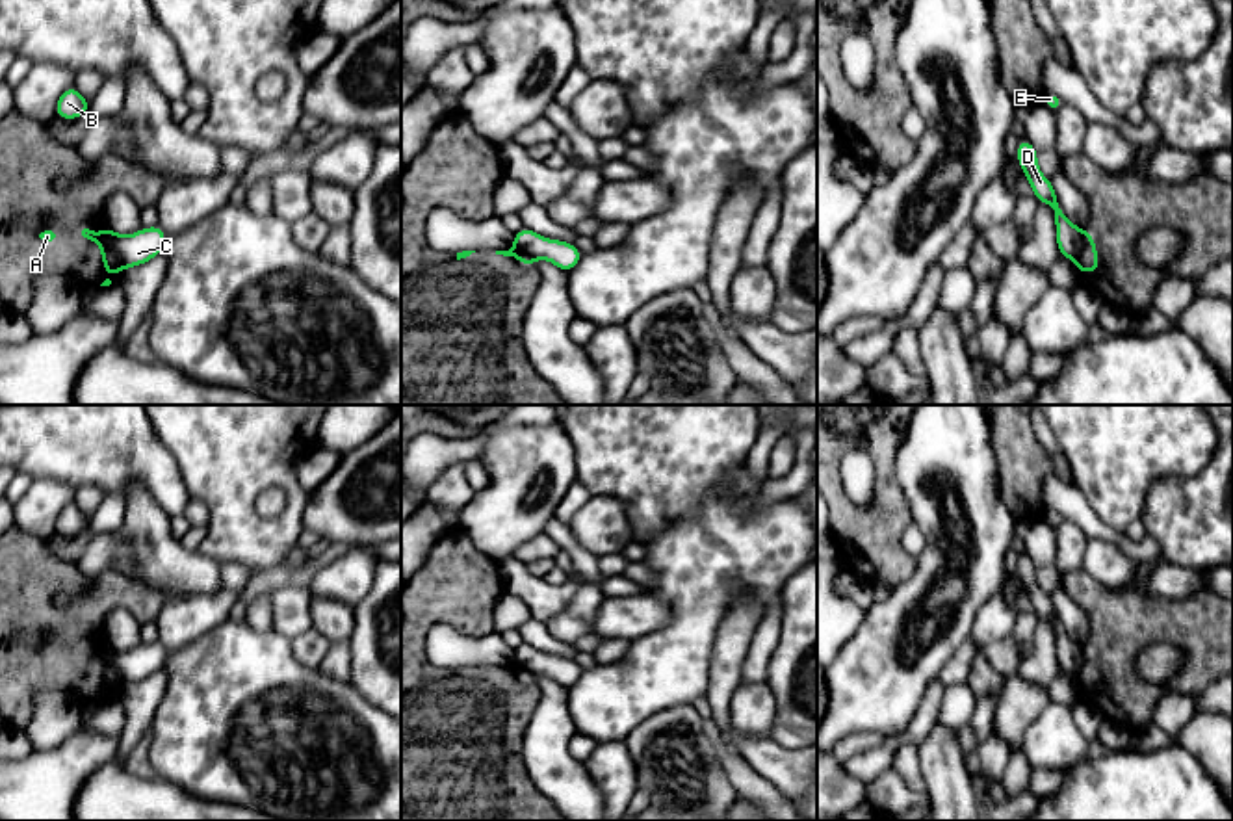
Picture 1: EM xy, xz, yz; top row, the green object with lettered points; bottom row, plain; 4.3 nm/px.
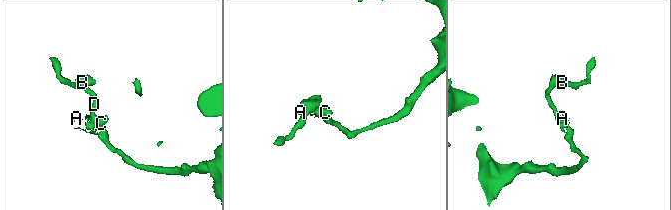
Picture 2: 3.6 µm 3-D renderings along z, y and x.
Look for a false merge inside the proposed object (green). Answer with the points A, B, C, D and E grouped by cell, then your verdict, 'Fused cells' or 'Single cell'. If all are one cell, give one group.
Groups: A / B C D E. Fused cells

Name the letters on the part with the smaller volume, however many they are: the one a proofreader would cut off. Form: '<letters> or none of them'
A

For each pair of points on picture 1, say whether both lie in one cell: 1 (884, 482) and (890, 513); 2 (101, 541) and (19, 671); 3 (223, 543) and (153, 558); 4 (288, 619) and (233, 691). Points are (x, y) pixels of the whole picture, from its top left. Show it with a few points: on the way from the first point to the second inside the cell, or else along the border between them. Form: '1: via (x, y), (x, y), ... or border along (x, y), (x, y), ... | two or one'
1: via (886, 489), (886, 506) | one
2: border along (75, 565), (90, 576), (108, 569) | two
3: border along (197, 552), (220, 567) | two
4: border along (273, 630), (290, 641) | two

